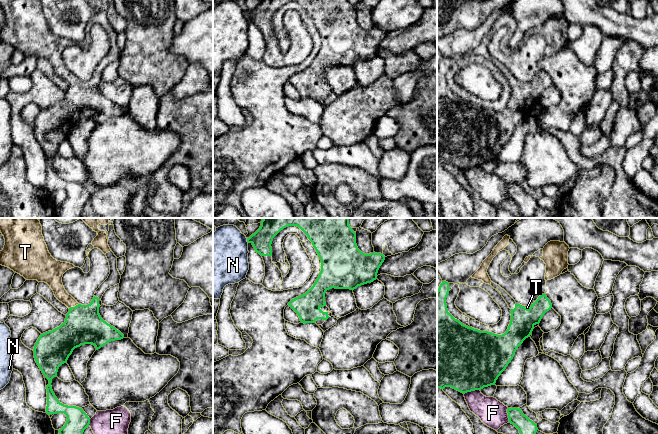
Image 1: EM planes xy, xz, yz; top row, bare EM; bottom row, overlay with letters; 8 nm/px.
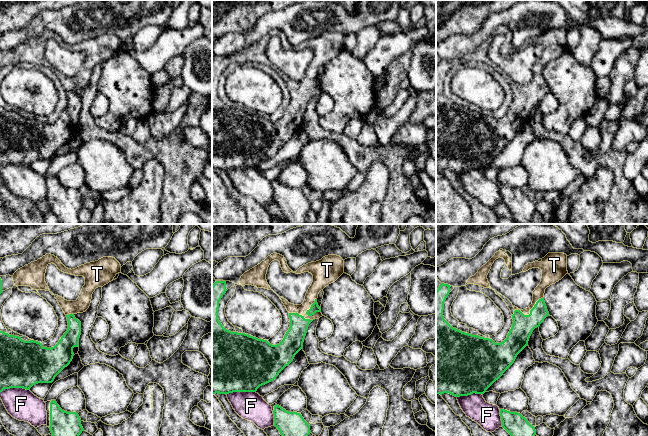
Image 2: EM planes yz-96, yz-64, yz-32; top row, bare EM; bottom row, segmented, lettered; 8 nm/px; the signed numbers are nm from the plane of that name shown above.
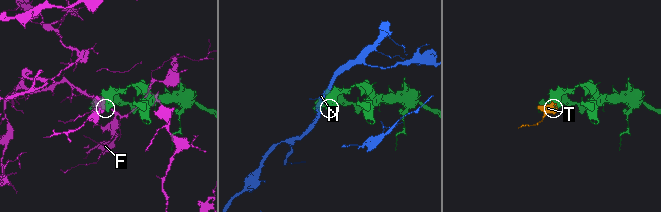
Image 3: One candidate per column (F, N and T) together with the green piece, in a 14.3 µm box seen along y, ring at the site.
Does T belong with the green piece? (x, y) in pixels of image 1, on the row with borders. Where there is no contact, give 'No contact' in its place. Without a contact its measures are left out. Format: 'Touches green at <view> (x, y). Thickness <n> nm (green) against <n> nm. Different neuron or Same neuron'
Touches green at xy (73, 307). Thickness 300 nm (green) against 110 nm. Same neuron

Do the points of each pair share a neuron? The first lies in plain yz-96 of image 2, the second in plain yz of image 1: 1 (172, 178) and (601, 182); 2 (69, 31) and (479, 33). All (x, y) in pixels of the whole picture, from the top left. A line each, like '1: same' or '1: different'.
1: different
2: same

